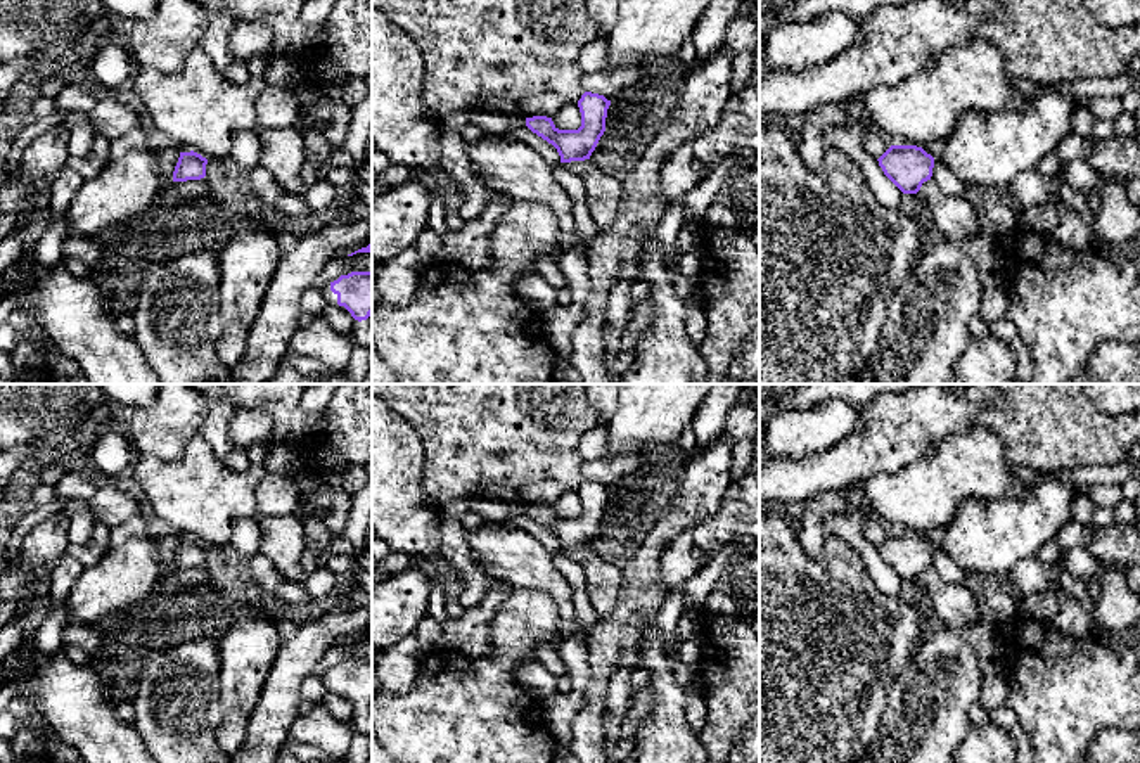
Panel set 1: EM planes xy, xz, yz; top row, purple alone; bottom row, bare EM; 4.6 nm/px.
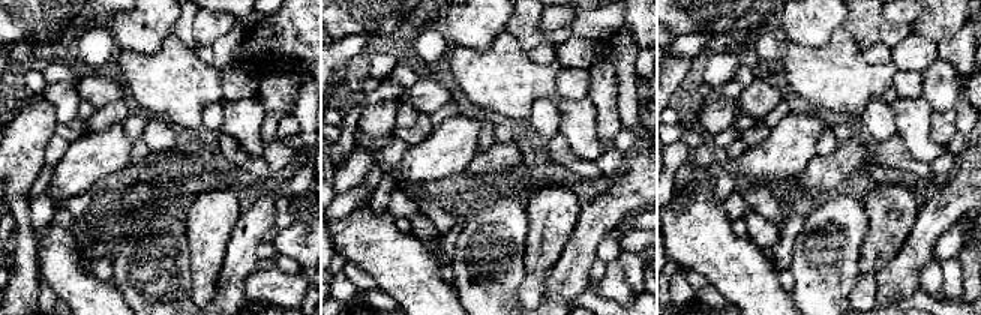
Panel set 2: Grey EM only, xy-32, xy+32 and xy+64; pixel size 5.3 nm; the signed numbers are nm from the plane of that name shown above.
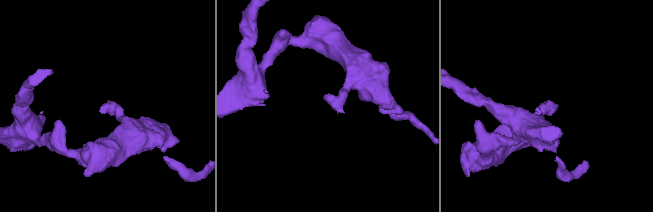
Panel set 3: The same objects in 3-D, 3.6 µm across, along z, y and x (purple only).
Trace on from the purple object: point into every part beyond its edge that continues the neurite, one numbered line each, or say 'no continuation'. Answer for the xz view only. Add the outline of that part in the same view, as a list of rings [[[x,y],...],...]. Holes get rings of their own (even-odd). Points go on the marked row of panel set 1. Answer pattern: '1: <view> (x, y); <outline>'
no continuation

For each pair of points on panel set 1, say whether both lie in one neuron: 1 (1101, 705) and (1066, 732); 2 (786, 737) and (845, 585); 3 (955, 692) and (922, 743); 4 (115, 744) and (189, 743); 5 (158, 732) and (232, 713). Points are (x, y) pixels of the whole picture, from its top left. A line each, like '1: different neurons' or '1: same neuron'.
1: same neuron
2: same neuron
3: same neuron
4: different neurons
5: different neurons

